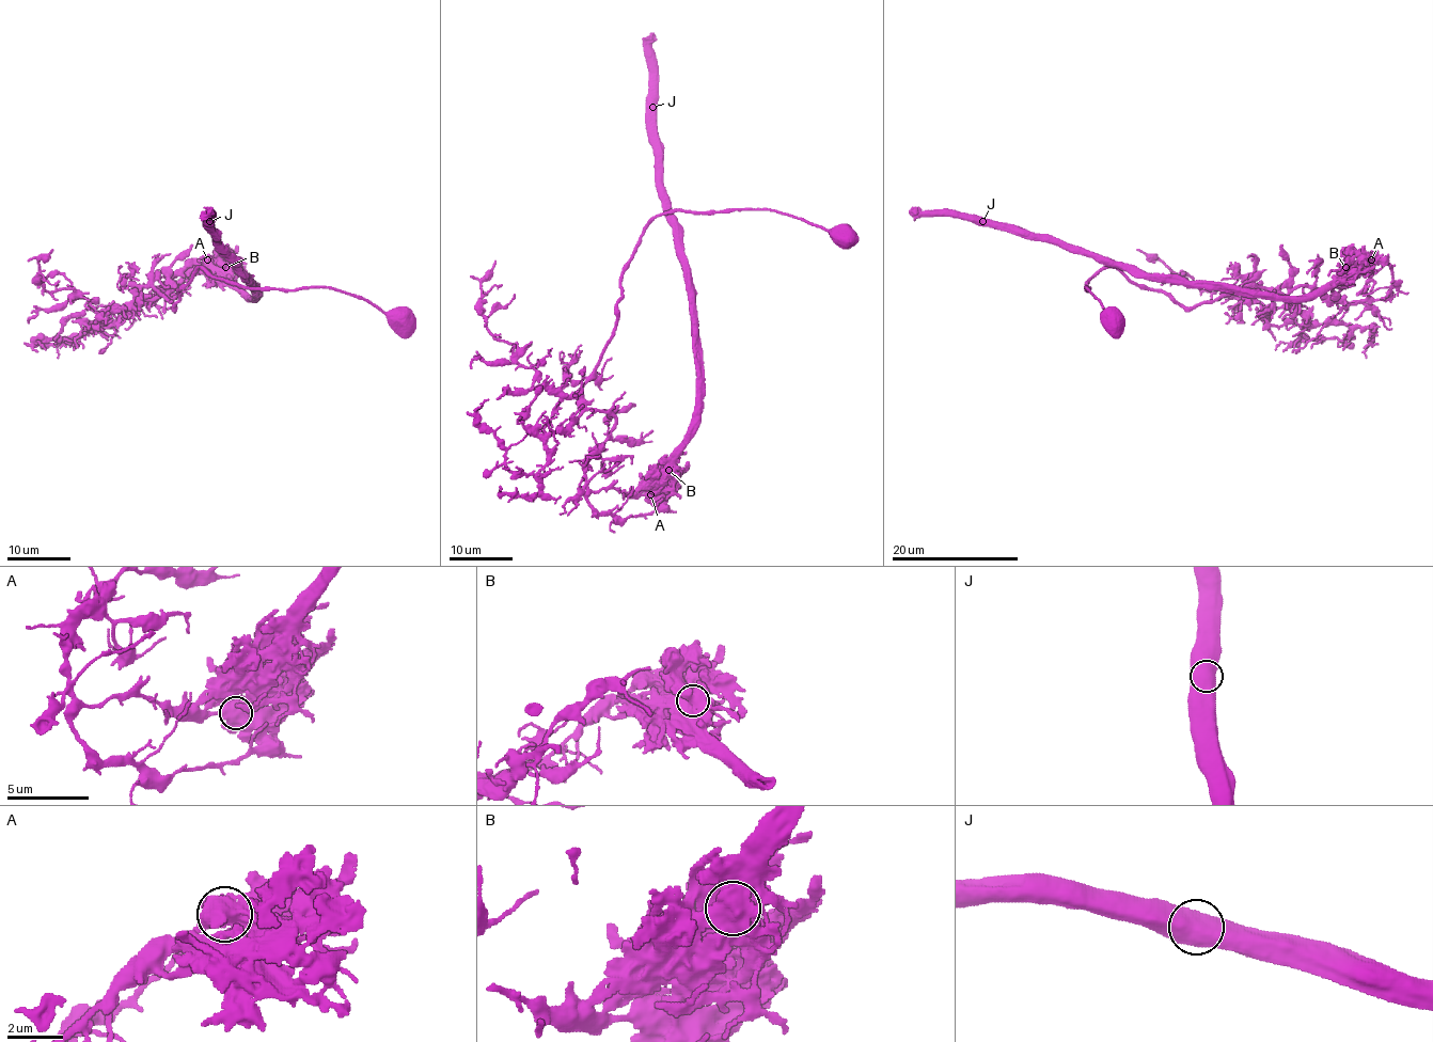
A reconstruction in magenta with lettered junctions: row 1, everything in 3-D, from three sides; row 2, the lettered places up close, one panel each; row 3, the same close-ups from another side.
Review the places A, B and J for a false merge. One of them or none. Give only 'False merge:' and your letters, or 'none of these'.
False merge: A

